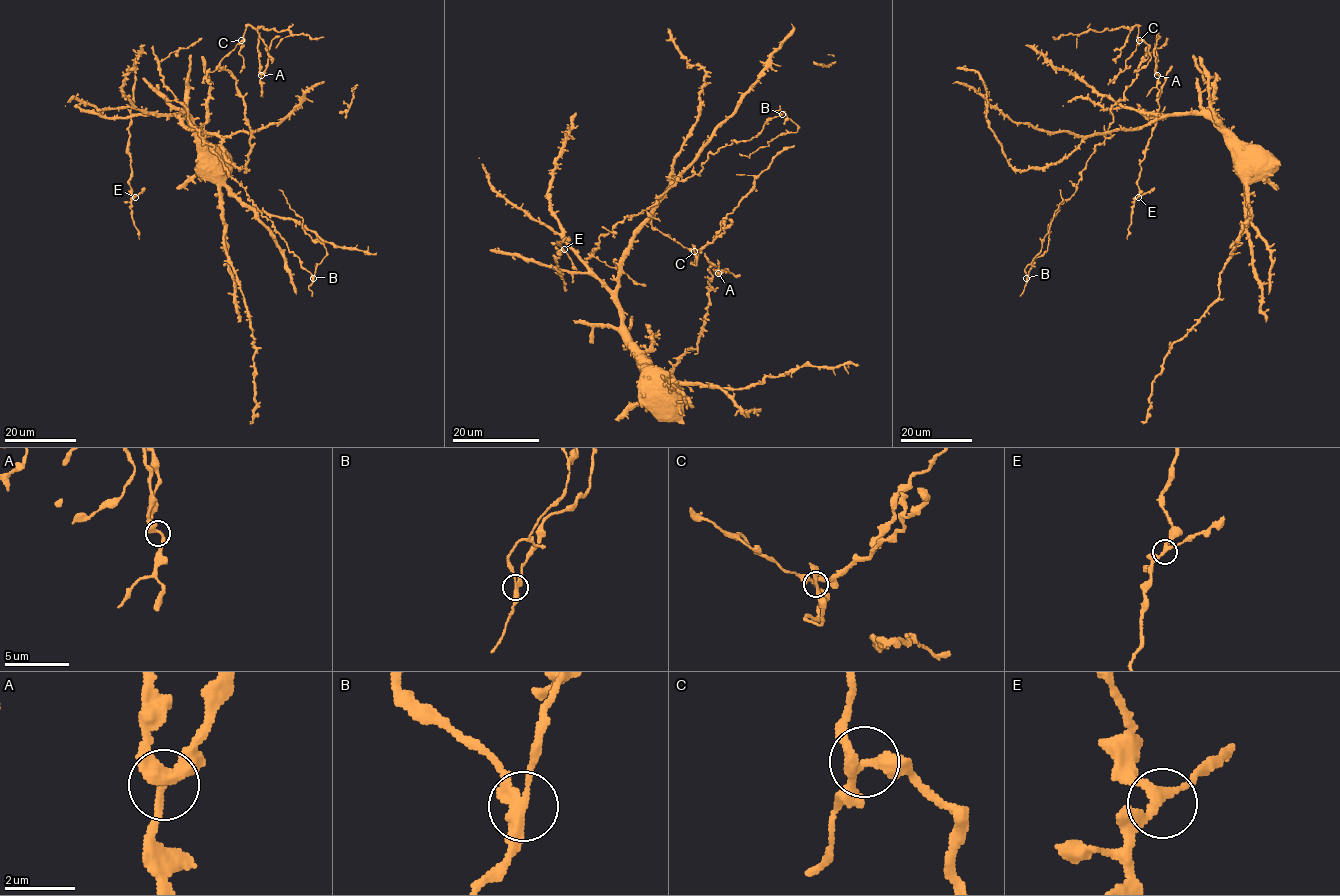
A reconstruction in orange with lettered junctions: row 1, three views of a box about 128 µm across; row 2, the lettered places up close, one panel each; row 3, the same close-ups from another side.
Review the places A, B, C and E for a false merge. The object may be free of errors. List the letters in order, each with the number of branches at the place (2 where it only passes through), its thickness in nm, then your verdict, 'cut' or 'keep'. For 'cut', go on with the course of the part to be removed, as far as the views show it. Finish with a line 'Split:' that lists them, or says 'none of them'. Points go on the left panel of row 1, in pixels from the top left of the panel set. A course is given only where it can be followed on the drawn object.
A: 3 branches meet; 320 nm thick; keep
B: 3 branches meet; 280 nm thick; cut; foreign part runs (313, 278), (315, 268), (327, 254), (326, 247), (306, 233), (302, 219), (290, 208), (284, 193), (278, 190)
C: 3 branches meet; 240 nm thick; keep
E: 3 branches meet; 200 nm thick; keep
Split: B

